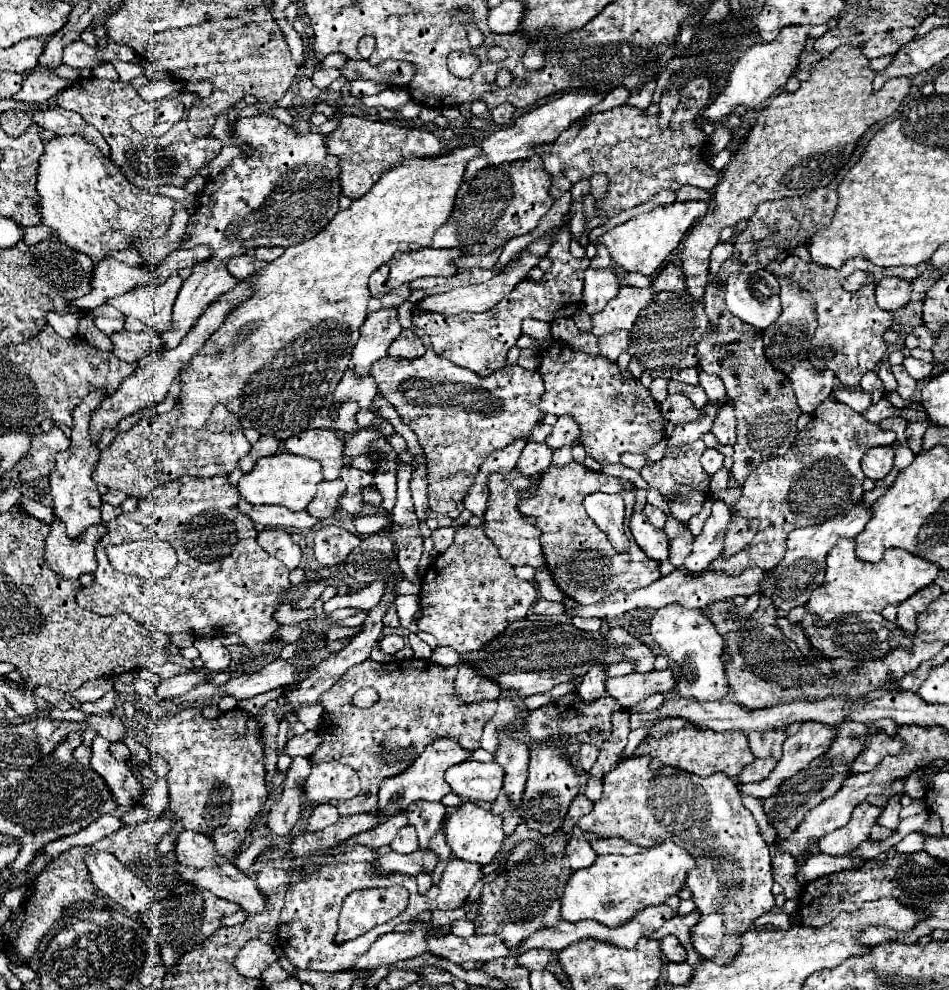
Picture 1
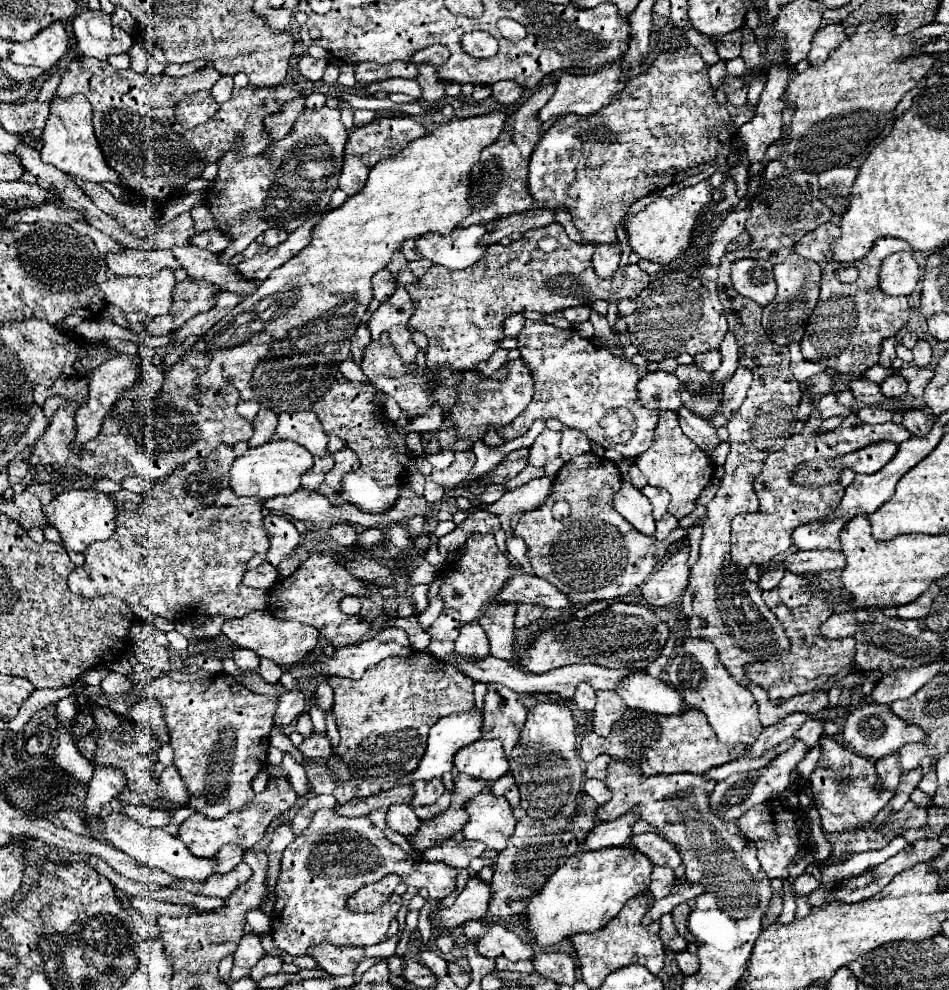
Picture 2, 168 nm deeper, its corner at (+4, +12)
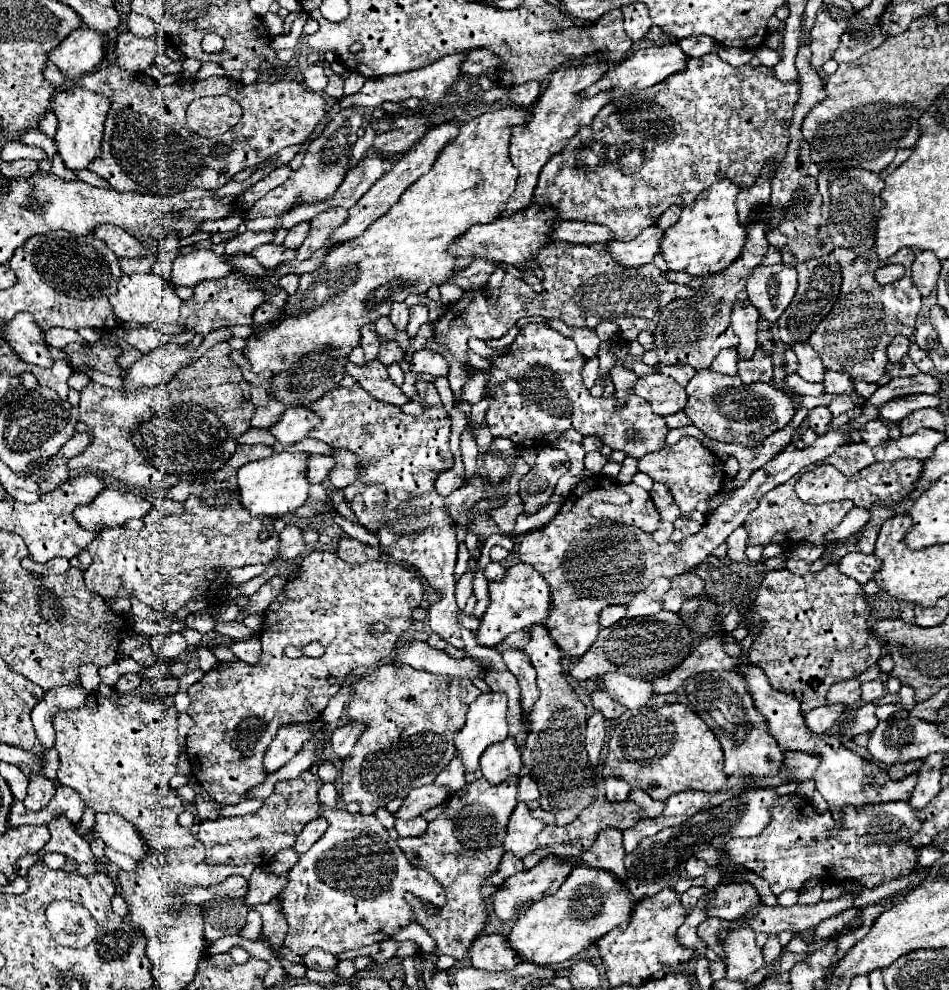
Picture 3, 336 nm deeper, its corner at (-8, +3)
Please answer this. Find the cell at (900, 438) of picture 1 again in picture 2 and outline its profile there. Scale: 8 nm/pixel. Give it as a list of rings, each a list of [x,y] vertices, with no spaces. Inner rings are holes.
[[[870,406],[870,408],[862,408],[856,414],[860,418],[860,422],[864,424],[884,424],[884,422],[892,422],[892,412],[884,410],[880,406]]]

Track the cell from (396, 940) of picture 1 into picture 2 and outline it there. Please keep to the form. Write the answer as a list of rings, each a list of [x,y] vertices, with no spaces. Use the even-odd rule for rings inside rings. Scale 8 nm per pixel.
[[[470,876],[464,890],[458,894],[456,902],[450,908],[430,916],[432,924],[438,932],[446,932],[454,930],[466,920],[482,920],[488,914],[490,900],[492,900],[490,882],[484,882],[478,876]]]

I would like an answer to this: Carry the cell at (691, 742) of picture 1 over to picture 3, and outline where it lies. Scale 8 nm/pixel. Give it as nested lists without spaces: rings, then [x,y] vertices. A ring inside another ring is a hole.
[[[686,705],[648,707],[626,711],[612,731],[602,777],[622,777],[630,787],[646,791],[656,801],[666,801],[672,793],[684,789],[718,791],[728,775],[722,771],[724,751],[708,725]]]

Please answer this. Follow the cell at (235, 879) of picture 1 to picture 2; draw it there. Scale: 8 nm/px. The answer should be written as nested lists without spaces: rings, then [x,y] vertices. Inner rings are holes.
[[[112,810],[108,816],[102,818],[102,826],[100,826],[100,834],[102,838],[112,844],[114,848],[126,852],[128,856],[132,856],[134,860],[146,864],[146,866],[154,866],[164,870],[166,874],[178,876],[178,878],[188,878],[188,880],[206,880],[212,872],[214,872],[214,858],[198,858],[194,854],[190,854],[190,850],[172,834],[168,834],[162,828],[150,828],[150,826],[142,826],[136,820],[128,818],[126,814],[122,814],[120,810]]]

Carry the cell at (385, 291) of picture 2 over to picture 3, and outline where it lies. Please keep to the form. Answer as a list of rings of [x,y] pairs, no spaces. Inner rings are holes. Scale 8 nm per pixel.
[[[404,301],[392,303],[392,313],[390,313],[390,321],[394,323],[394,327],[398,331],[404,331],[408,325],[408,305]]]

